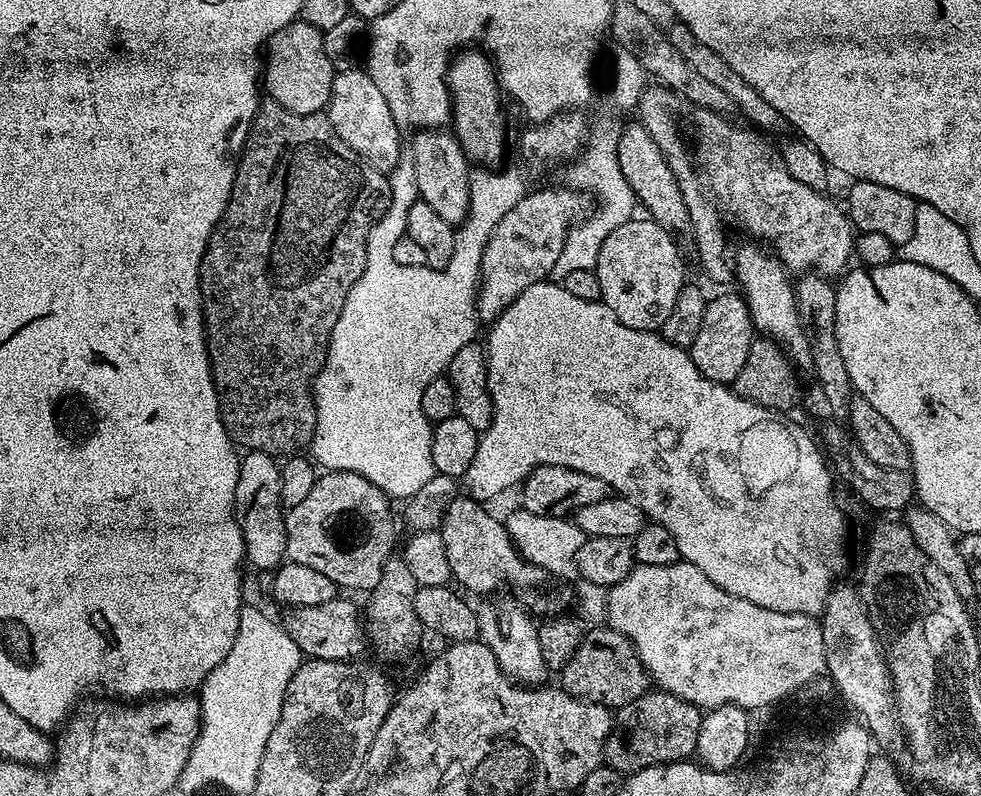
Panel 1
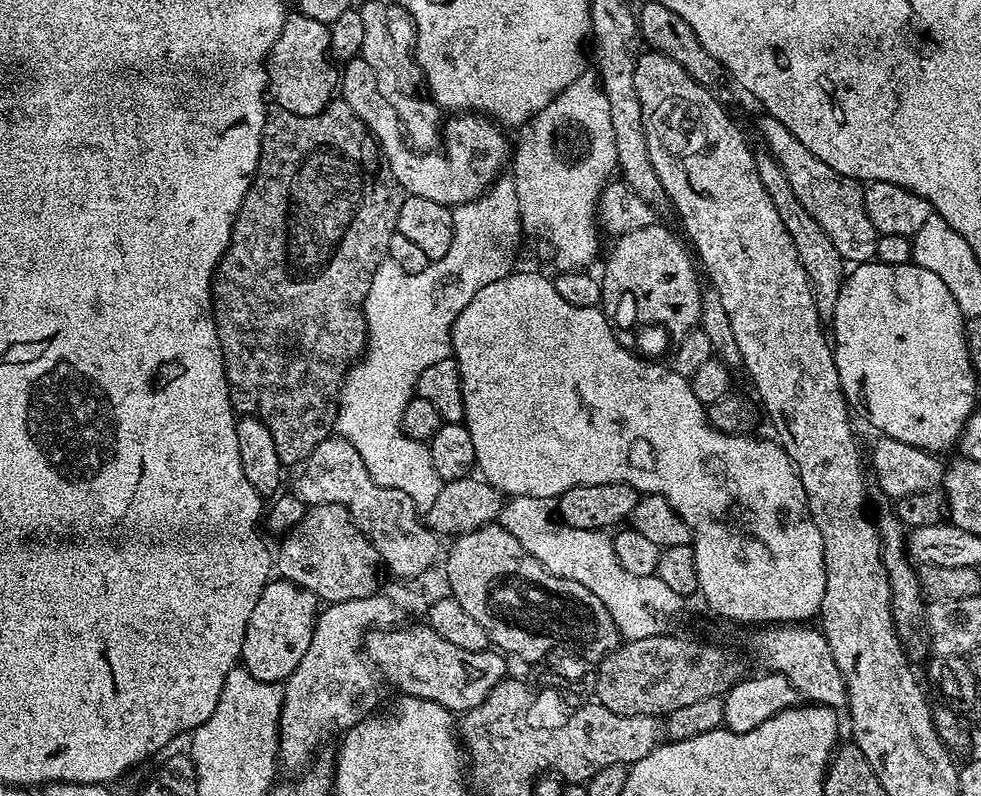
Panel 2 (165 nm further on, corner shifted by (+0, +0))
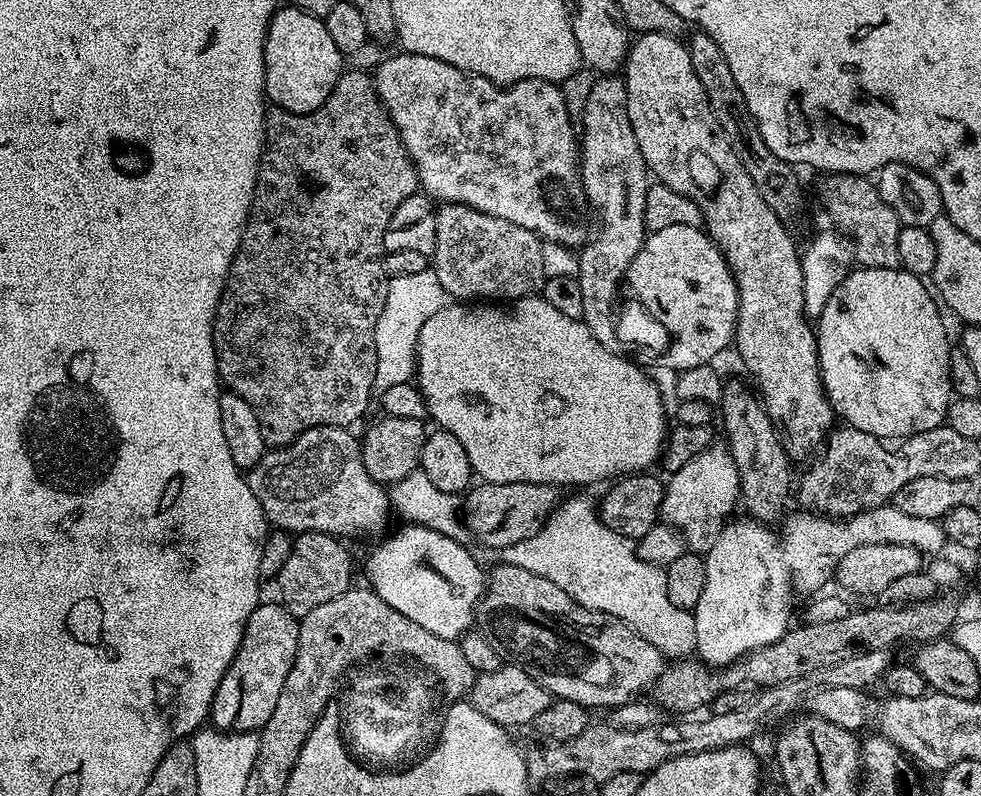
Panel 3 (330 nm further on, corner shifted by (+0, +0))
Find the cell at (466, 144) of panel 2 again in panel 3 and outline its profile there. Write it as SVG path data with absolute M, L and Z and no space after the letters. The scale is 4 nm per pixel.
M401 51L399 55L389 55L374 69L376 93L381 102L383 102L384 109L388 112L388 117L394 122L394 126L404 143L404 148L408 151L408 157L414 162L419 187L433 201L470 206L482 214L490 214L494 218L502 218L514 226L530 230L536 233L541 241L550 244L563 244L565 248L573 250L587 244L590 239L590 228L588 232L588 224L584 221L584 212L587 213L589 211L589 206L584 187L580 181L578 132L577 129L576 132L572 129L573 113L569 109L565 89L559 83L550 80L523 80L517 84L497 86L486 78L458 70L438 58L426 58L425 56L405 51Z

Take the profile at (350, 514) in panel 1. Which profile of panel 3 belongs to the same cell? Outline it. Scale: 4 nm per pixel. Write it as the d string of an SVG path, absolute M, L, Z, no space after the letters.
M301 532L293 539L290 558L286 558L278 577L282 603L293 616L302 618L314 606L322 606L322 602L330 602L353 587L352 556L344 544L343 539L328 532Z

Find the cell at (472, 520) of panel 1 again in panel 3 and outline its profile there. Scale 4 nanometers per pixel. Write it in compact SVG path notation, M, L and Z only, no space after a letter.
M503 562L497 564L497 568L486 576L484 596L478 605L479 623L484 623L483 631L497 649L516 667L525 668L530 678L534 678L553 697L578 702L589 710L611 710L622 704L631 704L644 694L640 692L647 688L649 691L655 685L666 667L666 657L650 646L650 642L646 642L646 638L642 638L642 634L635 632L629 624L574 602L566 590L558 590L554 582L538 578L538 574L530 574L530 570Z

